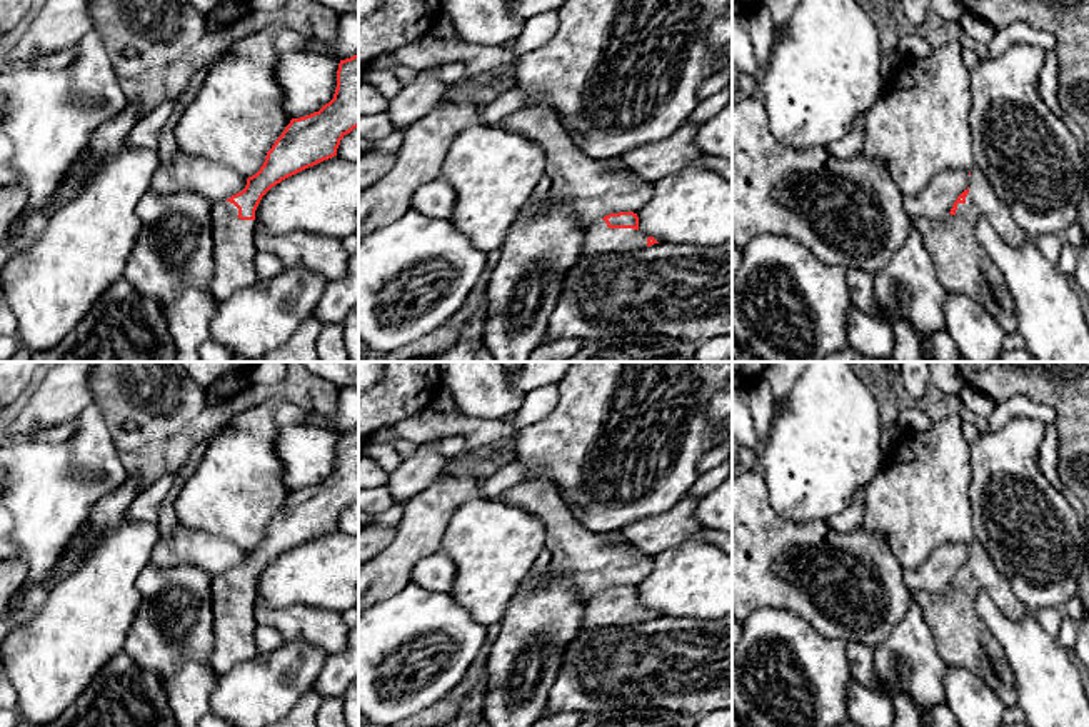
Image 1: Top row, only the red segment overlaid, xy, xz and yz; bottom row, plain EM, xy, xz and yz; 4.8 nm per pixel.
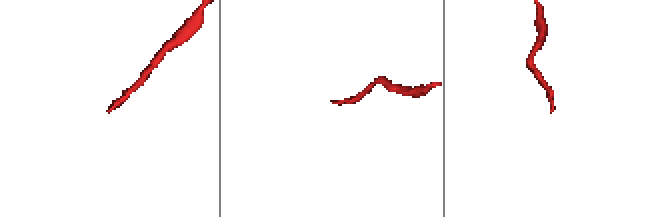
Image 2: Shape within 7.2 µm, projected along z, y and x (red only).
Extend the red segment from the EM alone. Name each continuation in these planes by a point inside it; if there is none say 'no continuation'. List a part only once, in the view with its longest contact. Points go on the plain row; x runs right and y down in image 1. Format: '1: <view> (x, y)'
1: xz (599, 612)

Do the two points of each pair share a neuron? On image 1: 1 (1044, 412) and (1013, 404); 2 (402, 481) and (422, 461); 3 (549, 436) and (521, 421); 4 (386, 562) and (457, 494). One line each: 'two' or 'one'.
1: one
2: one
3: two
4: one

